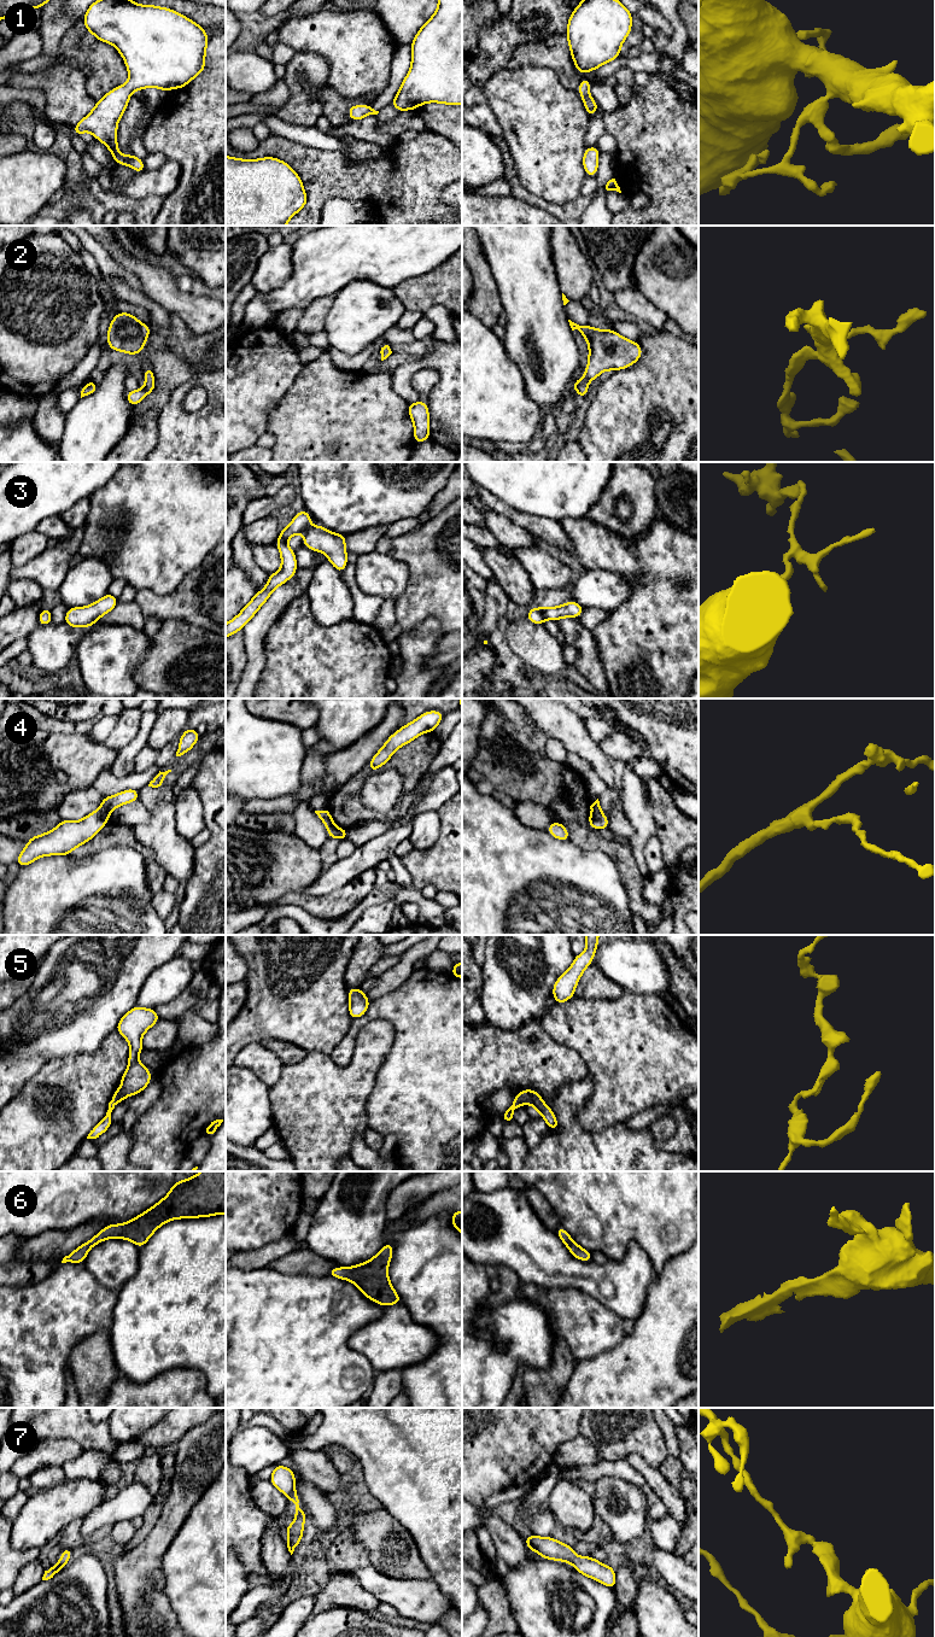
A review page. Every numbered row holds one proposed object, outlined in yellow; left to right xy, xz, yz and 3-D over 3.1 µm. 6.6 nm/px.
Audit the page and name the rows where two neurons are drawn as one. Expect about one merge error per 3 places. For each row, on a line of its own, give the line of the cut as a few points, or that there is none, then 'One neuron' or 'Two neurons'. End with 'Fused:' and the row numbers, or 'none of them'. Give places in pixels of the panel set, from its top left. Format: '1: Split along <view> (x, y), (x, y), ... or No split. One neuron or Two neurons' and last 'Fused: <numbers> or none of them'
1: No split. One neuron
2: No split. One neuron
3: No split. One neuron
4: Split along yz (591, 811), (601, 812). Two neurons
5: No split. One neuron
6: No split. One neuron
7: No split. One neuron
Fused: 4

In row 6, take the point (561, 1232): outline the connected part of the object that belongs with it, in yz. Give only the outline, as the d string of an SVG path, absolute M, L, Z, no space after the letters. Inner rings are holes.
M560 1224L560 1227L555 1230L561 1241L566 1245L573 1257L583 1261L590 1262L592 1261L592 1253L580 1247L566 1232L566 1229Z

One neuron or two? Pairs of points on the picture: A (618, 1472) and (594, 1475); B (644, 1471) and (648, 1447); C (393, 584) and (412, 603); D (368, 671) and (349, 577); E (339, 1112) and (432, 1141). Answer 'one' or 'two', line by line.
A: one
B: two
C: two
D: two
E: two

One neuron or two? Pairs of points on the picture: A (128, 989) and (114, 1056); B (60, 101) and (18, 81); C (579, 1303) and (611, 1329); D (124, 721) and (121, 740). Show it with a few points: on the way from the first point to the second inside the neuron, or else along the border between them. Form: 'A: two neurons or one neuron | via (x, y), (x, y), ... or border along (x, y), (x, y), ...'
A: two neurons | border along (115, 1029), (95, 1051)
B: one neuron | via (50, 91), (40, 81), (29, 81)
C: one neuron | via (586, 1310), (603, 1327)
D: one neuron | via (124, 726), (124, 731), (121, 735)

